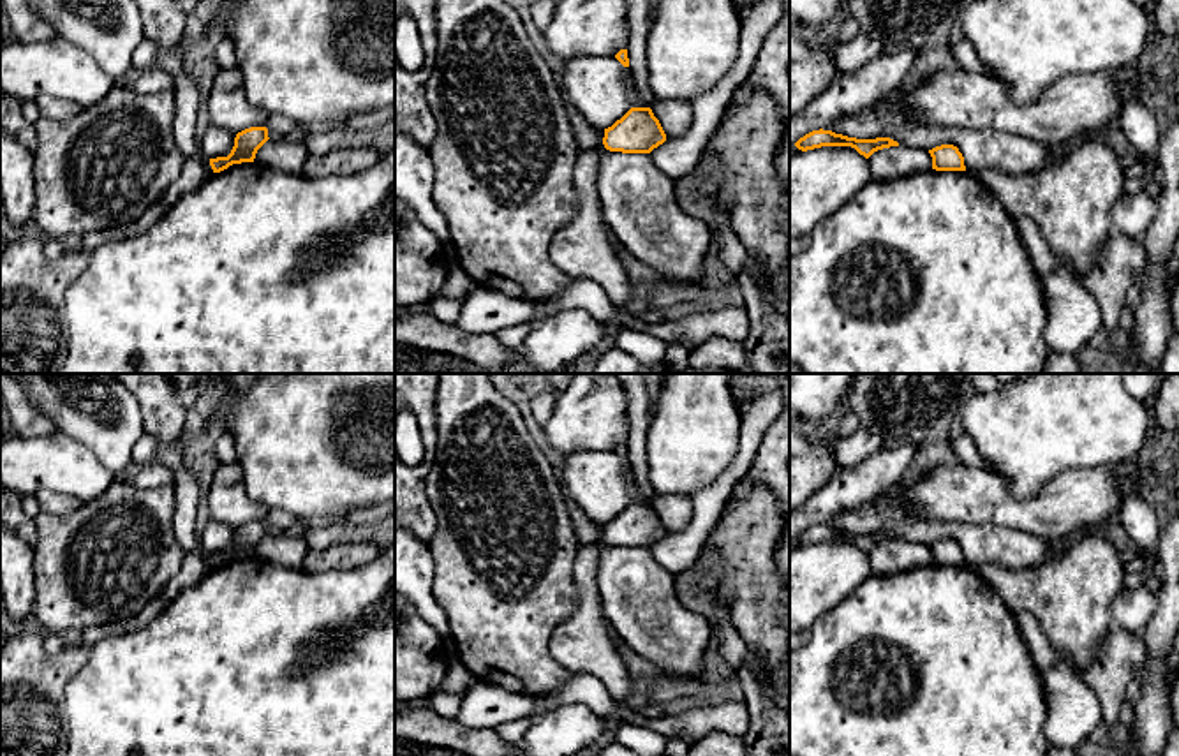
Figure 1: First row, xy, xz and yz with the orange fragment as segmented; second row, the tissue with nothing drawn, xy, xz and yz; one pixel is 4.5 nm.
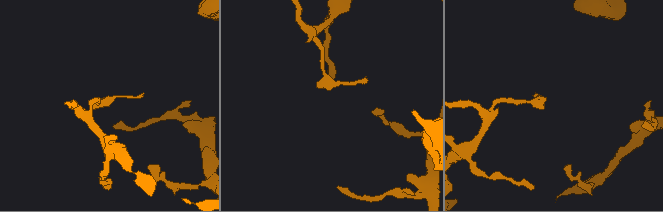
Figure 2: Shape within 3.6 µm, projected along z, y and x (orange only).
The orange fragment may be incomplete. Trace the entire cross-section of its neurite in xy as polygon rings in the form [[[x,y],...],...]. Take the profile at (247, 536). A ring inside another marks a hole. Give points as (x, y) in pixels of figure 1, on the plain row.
[[[250,522],[236,529],[234,541],[227,552],[210,553],[213,567],[220,567],[233,559],[254,557],[257,545],[268,536],[266,522]]]

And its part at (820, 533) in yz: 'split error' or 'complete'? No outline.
complete

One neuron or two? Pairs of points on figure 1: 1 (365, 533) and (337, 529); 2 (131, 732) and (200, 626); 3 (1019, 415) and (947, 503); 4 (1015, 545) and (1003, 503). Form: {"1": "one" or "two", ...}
{"1": "one", "2": "one", "3": "two", "4": "two"}

